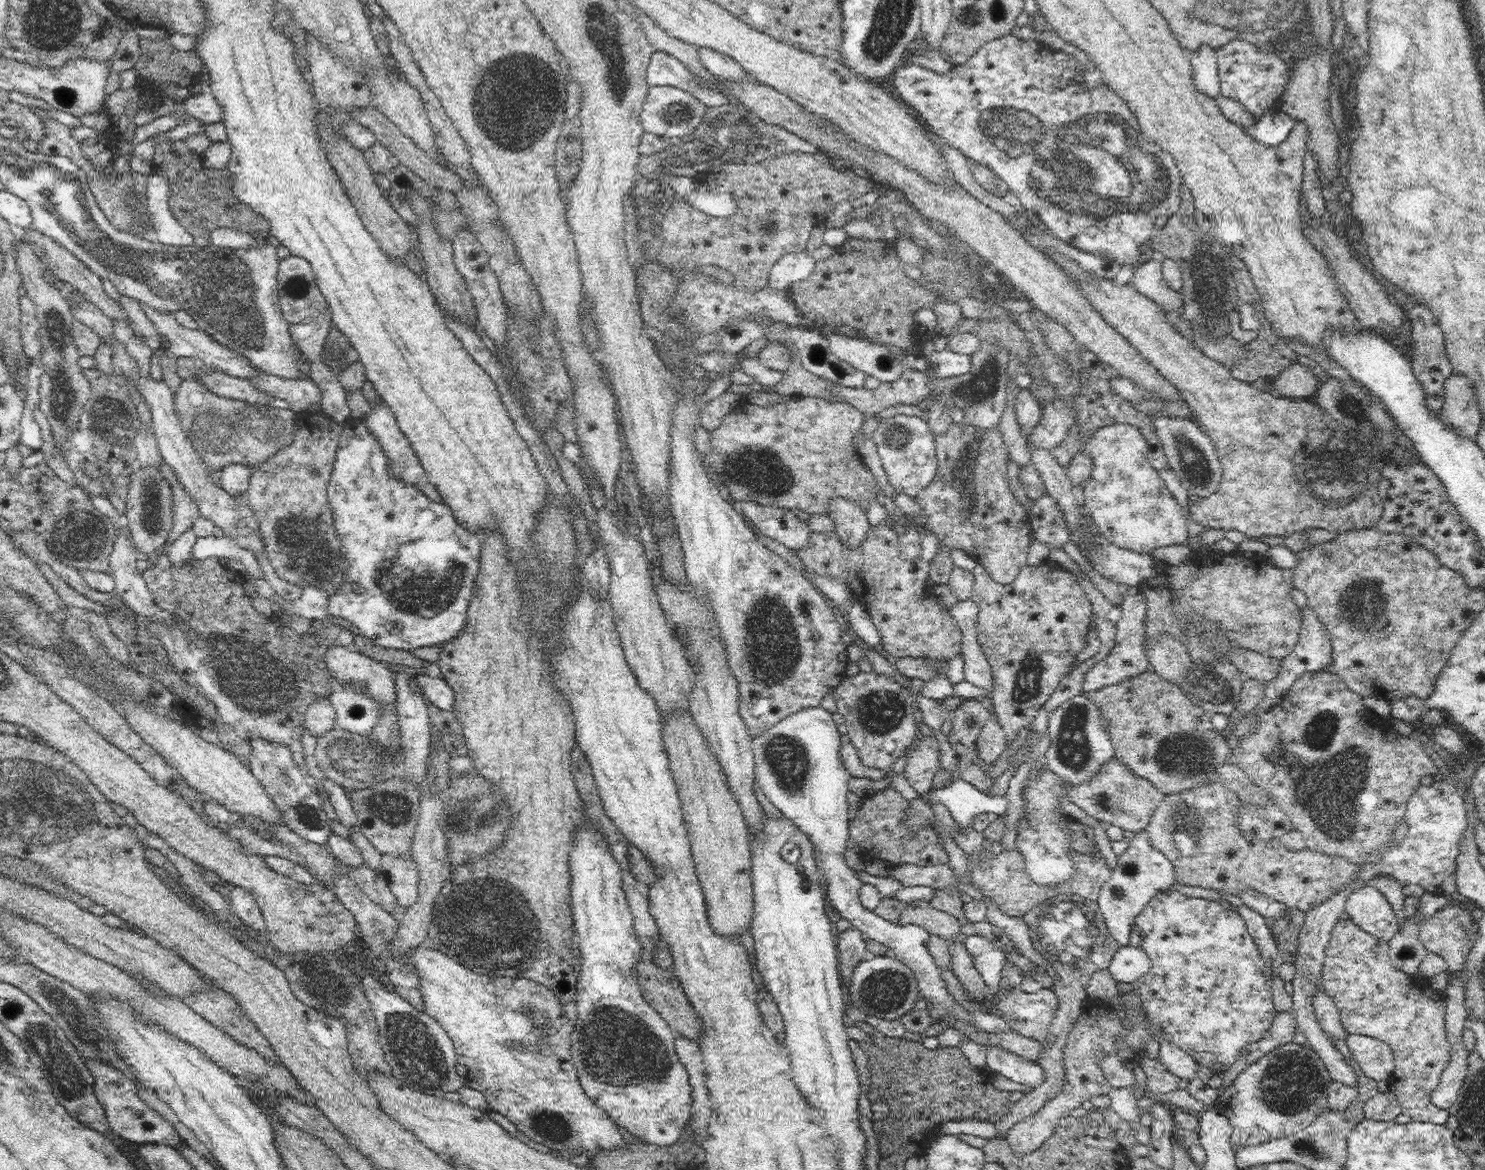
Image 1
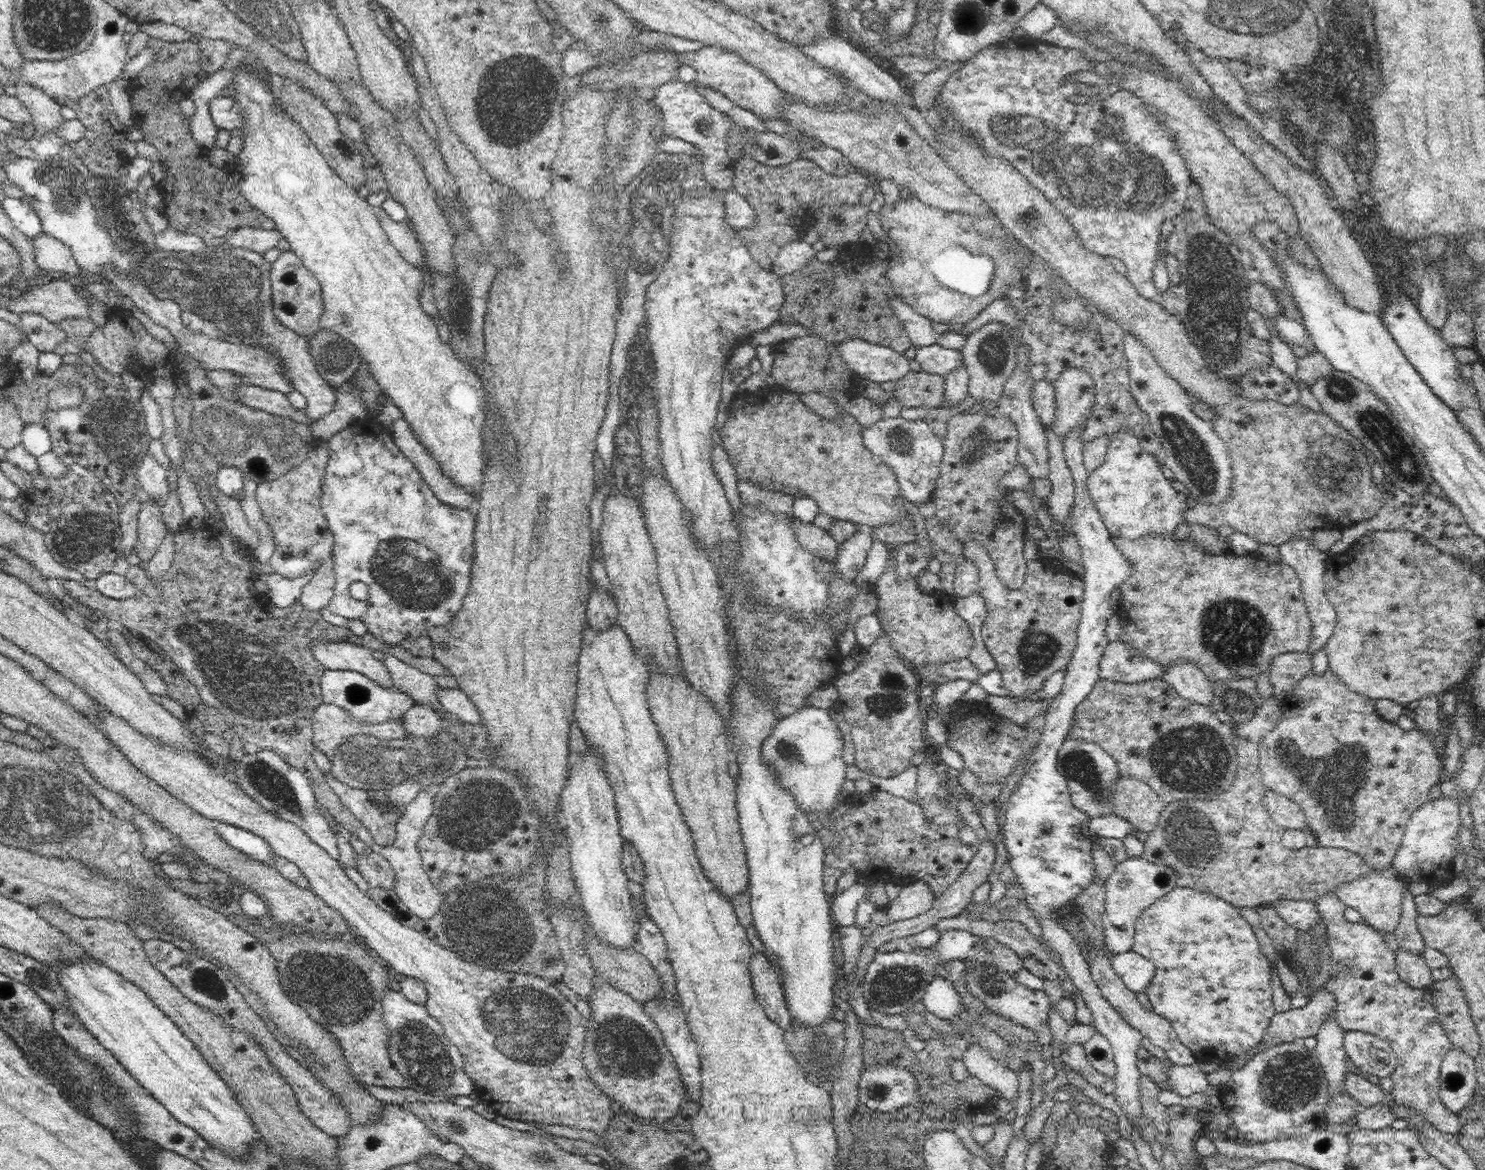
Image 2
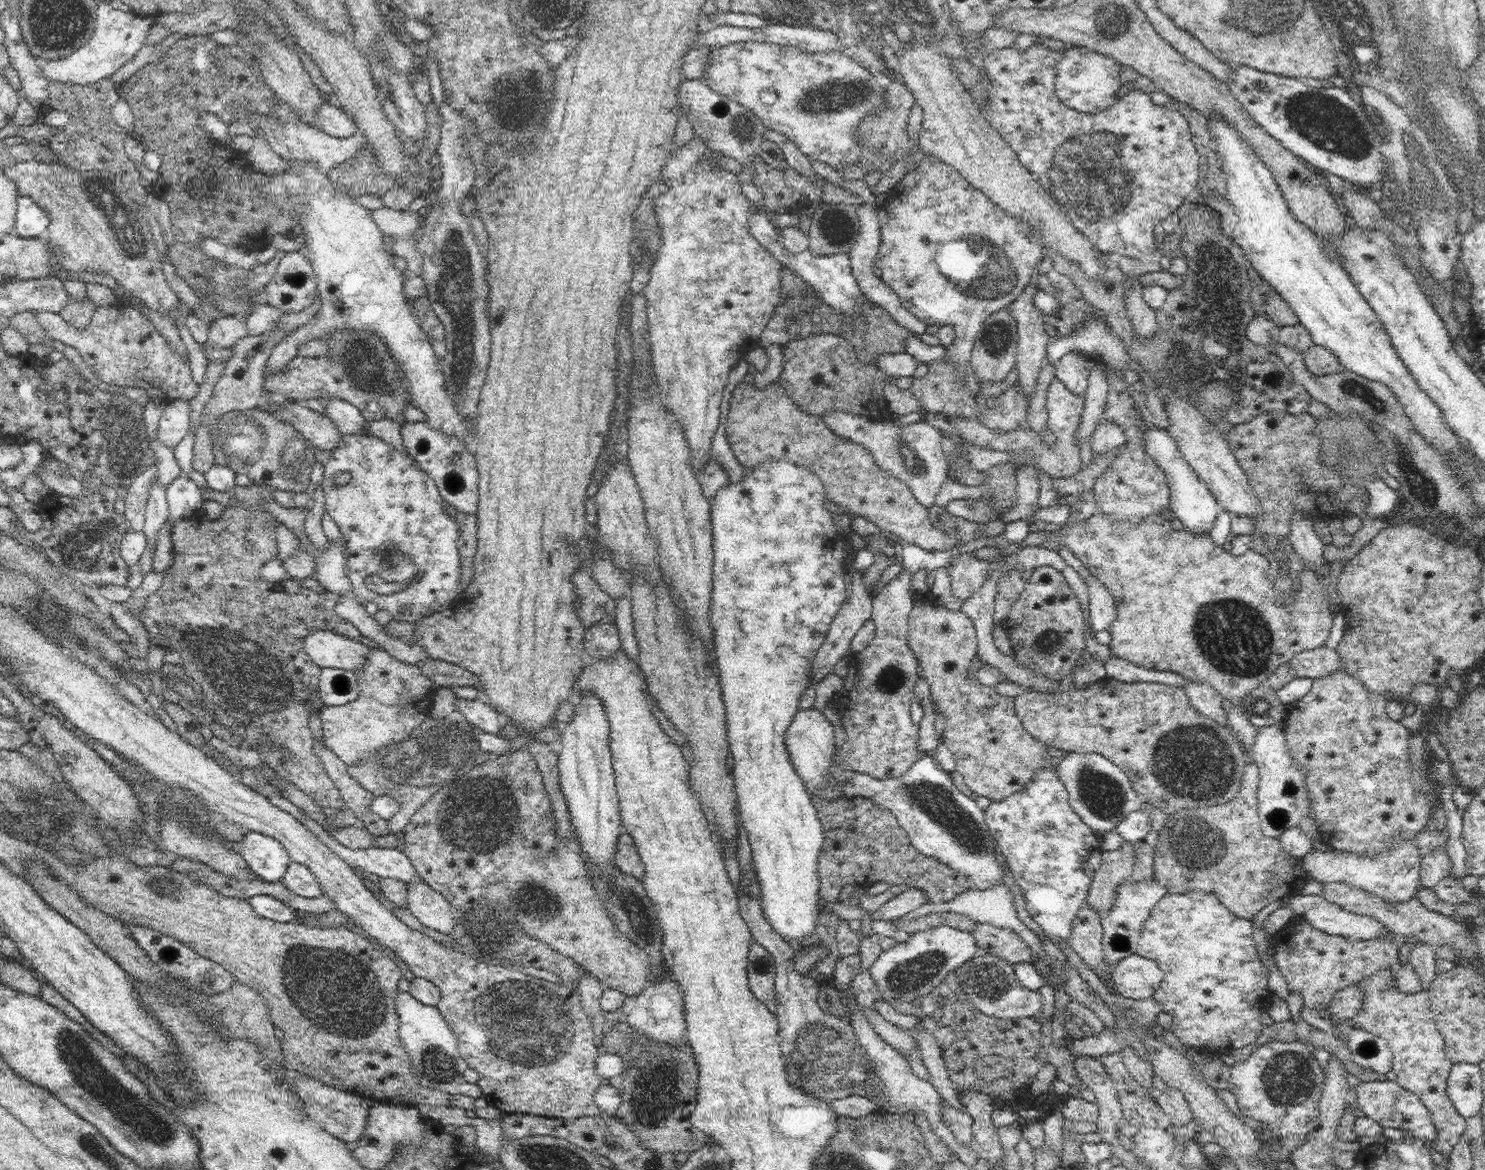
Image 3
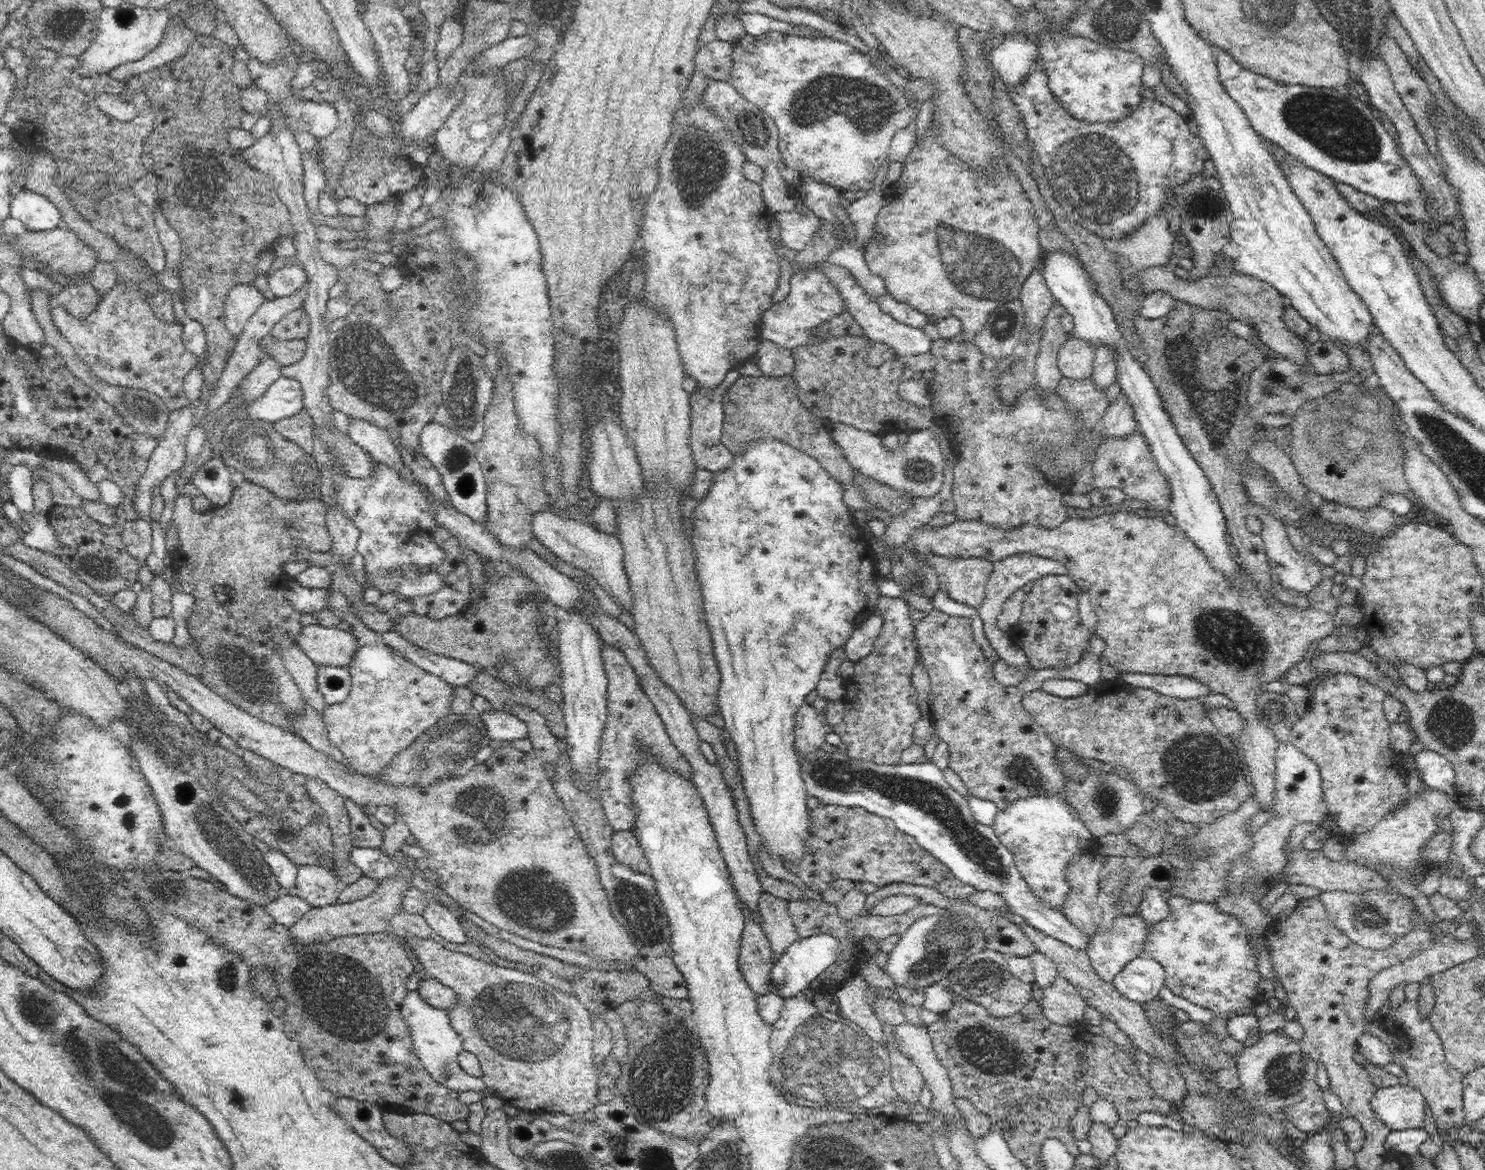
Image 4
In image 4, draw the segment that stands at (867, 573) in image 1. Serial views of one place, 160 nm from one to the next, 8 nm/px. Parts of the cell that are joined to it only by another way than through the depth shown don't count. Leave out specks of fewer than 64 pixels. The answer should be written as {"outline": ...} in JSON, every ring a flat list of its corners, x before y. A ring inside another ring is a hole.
{"outline":[[934,609,913,624,914,643,931,678,931,721,939,740,947,744,949,768,960,776,972,796,990,800,999,809,1005,809,1014,801,1034,795,1064,795,1065,778,1055,758,1058,748,1044,729,1025,711,1022,706,1023,690,1017,686,1006,687,994,678,994,663,986,659,980,646,974,641,972,622,970,618,948,616]]}

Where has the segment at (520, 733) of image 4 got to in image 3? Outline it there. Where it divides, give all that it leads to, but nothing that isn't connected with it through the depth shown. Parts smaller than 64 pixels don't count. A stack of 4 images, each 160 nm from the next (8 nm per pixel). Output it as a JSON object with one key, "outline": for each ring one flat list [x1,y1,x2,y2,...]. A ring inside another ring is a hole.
{"outline":[[483,691,473,700,458,699,455,705,456,711,460,712,474,728,497,735,501,731,502,717,489,703]]}

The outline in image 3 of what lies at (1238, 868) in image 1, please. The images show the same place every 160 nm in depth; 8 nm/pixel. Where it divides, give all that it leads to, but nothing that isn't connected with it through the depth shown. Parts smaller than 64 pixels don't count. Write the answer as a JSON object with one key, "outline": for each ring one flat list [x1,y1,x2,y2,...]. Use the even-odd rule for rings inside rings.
{"outline":[[1248,758,1245,764,1242,784,1238,794,1226,804,1202,808,1183,808,1169,815,1161,828,1154,855,1153,869,1158,884,1166,887,1170,894,1182,894,1191,890,1214,893,1228,910,1240,918,1251,920,1262,908,1286,895,1296,895,1298,890,1310,880,1302,869,1301,855,1294,856,1281,847,1281,840,1266,837,1258,819,1259,768]]}

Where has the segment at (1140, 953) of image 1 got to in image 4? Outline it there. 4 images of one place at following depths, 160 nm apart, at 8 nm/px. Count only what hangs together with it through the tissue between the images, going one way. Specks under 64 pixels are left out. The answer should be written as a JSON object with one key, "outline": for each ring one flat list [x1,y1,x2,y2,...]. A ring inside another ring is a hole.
{"outline":[[1147,955,1135,957,1113,980,1113,986,1122,997,1140,1004,1158,997,1164,985,1165,969]]}

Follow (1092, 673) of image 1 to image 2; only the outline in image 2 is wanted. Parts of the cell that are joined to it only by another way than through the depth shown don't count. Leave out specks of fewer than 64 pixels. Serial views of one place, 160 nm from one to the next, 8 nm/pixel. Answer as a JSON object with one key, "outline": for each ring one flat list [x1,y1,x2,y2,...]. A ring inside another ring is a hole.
{"outline":[[1109,641,1099,662,1099,678,1110,681,1137,683,1162,677,1163,666,1154,659,1142,657,1126,642]]}

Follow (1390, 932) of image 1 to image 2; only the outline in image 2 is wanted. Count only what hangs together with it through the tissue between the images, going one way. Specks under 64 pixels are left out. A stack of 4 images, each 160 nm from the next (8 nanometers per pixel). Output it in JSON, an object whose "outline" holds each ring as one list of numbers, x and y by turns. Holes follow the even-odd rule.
{"outline":[[1384,868,1384,870,1374,870,1370,876,1344,882,1336,886,1334,894,1345,904,1358,910,1364,918,1365,923,1380,932,1394,933,1399,923,1401,908,1403,905,1403,892,1408,891,1411,881,1401,877,1395,872,1395,868]]}

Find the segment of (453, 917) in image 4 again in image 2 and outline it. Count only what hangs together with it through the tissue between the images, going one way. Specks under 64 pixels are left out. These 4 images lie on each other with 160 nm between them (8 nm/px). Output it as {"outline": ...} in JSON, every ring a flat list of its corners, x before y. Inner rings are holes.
{"outline":[[430,785,425,789,421,789,416,798,406,805,406,810,398,824,396,824,396,838,392,844,388,844,378,850,393,868,395,877,393,882,393,892,396,893,400,900,416,914,416,916,428,920,432,918,440,910,444,895,440,895,436,891,436,886,432,884,428,873,422,868,420,853,418,852,418,838,422,836,422,830,426,826,426,822,432,816,434,808,434,796,438,792,436,785]]}

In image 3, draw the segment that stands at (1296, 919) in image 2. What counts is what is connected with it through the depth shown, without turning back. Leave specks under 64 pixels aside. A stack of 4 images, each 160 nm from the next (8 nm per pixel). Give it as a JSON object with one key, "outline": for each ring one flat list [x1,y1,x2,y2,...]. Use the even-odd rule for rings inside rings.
{"outline":[[1293,895,1287,903,1294,917,1303,916,1314,928,1353,941,1371,940,1388,932,1377,918,1348,912,1324,896]]}

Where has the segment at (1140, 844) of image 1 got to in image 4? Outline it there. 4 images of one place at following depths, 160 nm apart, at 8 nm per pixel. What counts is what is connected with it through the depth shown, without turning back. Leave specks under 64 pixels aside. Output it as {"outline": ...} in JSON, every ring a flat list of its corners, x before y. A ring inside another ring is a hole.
{"outline":[[1120,915,1105,933,1096,933,1085,952,1100,980,1111,982,1122,968,1135,957,1143,955,1141,944,1145,942,1148,928,1142,915]]}

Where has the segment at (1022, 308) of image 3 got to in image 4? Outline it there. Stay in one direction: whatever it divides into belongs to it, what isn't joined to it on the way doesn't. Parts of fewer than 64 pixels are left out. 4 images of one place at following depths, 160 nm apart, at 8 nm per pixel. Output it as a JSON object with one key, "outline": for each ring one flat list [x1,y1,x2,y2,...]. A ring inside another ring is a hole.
{"outline":[[1040,266,1034,268,1029,274,1028,279,1021,287,1019,299,1024,309,1026,330,1030,333,1040,330,1041,333,1044,318,1055,298,1046,285]]}

